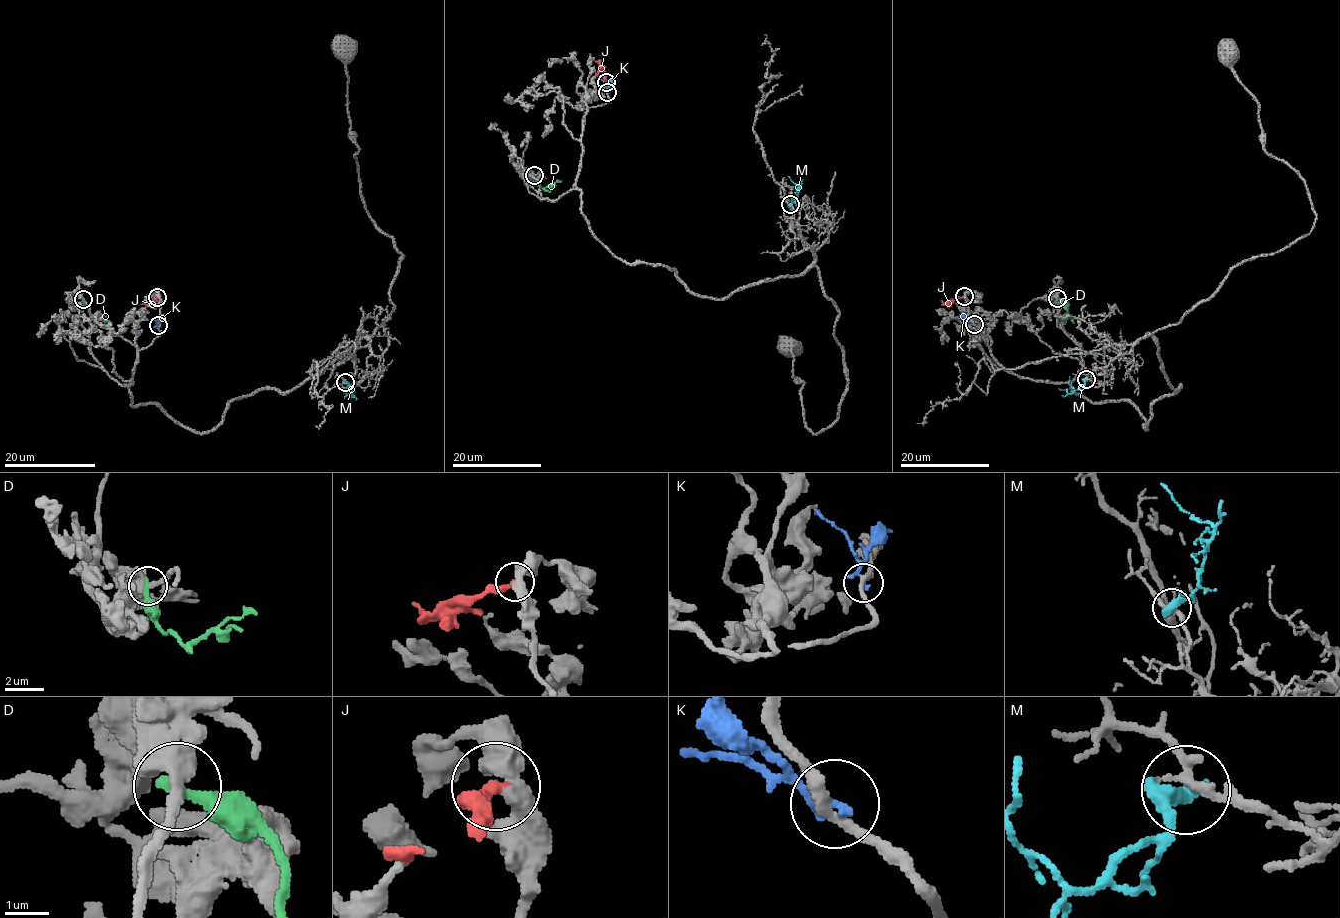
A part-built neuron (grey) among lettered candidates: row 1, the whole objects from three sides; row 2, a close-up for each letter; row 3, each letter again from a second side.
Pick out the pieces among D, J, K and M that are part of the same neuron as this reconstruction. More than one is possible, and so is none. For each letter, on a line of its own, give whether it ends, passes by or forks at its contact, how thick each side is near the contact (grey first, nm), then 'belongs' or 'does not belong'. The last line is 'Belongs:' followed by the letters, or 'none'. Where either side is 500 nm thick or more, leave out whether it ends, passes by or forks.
D: it ends there; 340 nm thick on the grey side, 340 nm on the other; does not belong
J: it ends there; 400 nm thick on the grey side, 320 nm on the other; belongs
K: it ends there; 280 nm thick on the grey side, 240 nm on the other; does not belong
M: 240 nm thick on the grey side, 500 nm on the other; does not belong
Belongs: J

